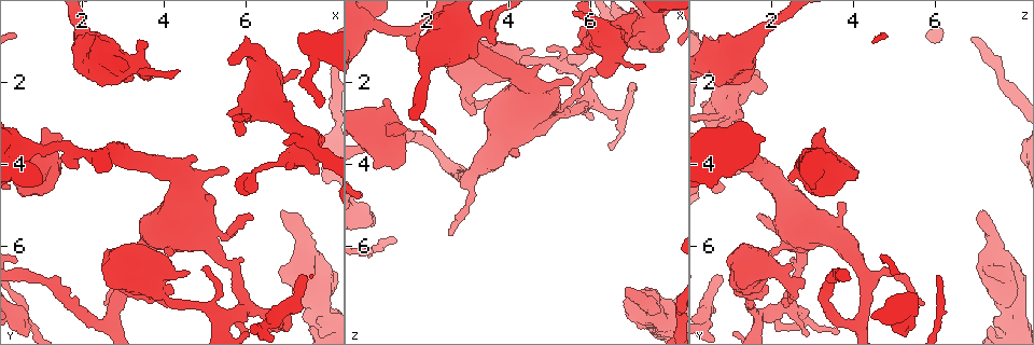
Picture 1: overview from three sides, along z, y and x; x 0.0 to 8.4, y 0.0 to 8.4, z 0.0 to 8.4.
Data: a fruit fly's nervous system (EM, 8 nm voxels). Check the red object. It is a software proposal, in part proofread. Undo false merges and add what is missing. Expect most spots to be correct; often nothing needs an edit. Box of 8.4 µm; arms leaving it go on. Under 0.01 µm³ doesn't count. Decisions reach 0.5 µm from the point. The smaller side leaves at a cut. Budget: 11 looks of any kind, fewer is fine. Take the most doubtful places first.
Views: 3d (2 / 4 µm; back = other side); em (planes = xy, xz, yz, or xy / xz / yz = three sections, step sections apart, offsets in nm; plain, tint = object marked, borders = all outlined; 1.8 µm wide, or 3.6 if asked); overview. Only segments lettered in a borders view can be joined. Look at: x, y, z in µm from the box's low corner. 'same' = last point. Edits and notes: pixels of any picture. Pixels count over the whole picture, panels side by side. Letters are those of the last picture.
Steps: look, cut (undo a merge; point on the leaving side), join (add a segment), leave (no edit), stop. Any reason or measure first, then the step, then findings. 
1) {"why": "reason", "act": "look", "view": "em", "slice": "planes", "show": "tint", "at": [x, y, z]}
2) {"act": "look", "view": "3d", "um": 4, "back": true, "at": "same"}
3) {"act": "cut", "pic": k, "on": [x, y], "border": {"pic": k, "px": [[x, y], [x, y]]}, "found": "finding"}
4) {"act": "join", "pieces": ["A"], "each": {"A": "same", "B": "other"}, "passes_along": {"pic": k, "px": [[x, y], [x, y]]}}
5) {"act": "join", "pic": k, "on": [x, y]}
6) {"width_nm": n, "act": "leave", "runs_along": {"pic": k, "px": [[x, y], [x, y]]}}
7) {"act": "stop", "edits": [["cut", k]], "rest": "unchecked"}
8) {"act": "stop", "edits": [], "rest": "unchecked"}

{"why": "branch stops here", "act": "look", "view": "em", "slice": "planes", "show": "borders", "at": [7.35, 6.65, 0.75]}

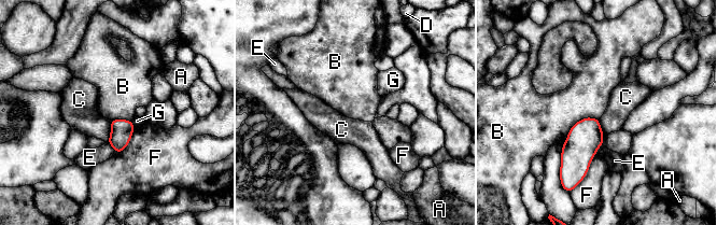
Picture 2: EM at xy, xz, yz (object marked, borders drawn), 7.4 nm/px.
{"longest_contact_nm": ["B", 340], "act": "leave", "each": {"A": "other", "B": "other", "C": "other", "D": "other", "E": "other", "F": "other", "G": "other"}, "border": {"pic": 2, "px": [[599, 118], [577, 121], [562, 145]]}, "found": "none of them fits"}

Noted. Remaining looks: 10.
{"why": "looks like a crossing", "act": "look", "view": "3d", "um": 4, "at": [7.45, 3.35, 0.60]}

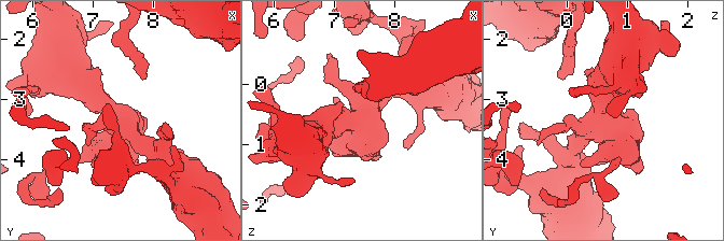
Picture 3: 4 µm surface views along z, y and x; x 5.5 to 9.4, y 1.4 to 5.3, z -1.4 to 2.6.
{"arms": 4, "act": "look", "view": "em", "um": 3.6, "slice": "planes", "show": "borders", "at": [7.45, 3.35, 0.60]}

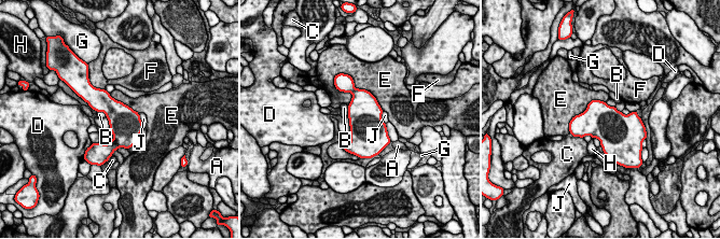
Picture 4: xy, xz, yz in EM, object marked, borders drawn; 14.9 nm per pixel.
{"width_nm": 480, "act": "leave", "each": {"A": "other", "B": "other", "C": "other", "D": "other", "E": "other", "F": "other", "G": "other", "H": "other", "J": "other"}, "border": {"pic": 4, "px": [[347, 116], [350, 132]]}, "found": "one neuron here"}

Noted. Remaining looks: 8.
{"why": "thick end", "act": "look", "view": "em", "slice": "planes", "show": "tint", "at": [1.05, 3.15, 3.30]}

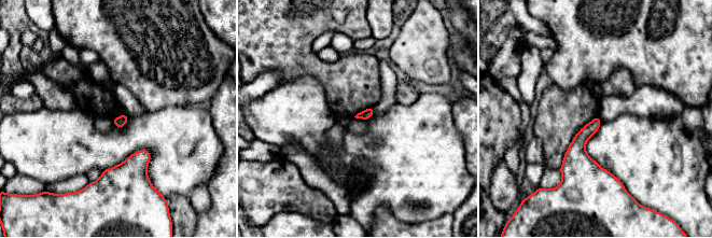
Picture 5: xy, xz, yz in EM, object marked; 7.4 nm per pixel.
{"why": "see the neighbours", "act": "look", "view": "em", "slice": "planes", "show": "borders", "at": "same"}

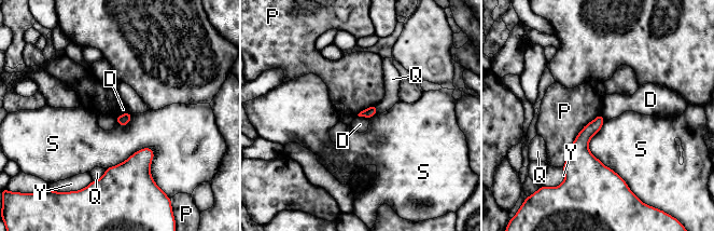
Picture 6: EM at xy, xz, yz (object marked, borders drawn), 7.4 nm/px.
{"act": "leave", "each": {"D": "other", "P": "other", "Q": "other", "S": "other", "Y": "other"}, "border": {"pic": 6, "px": [[128, 111], [116, 117]]}, "found": "no lettered segment goes on from it"}

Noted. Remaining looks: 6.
{"why": "thick end", "act": "look", "view": "em", "slice": "yz", "step": 8, "show": "tint", "at": [4.75, 3.90, 1.55]}

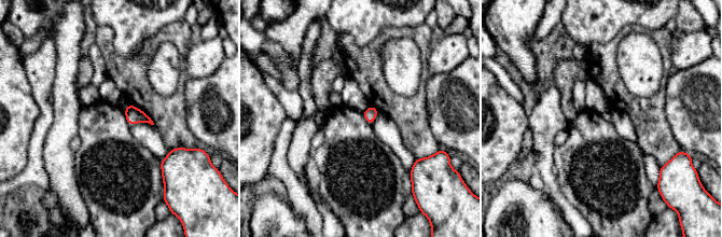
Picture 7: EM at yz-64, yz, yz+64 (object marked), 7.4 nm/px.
{"act": "look", "view": "em", "slice": "yz", "step": 8, "show": "borders", "at": "same"}

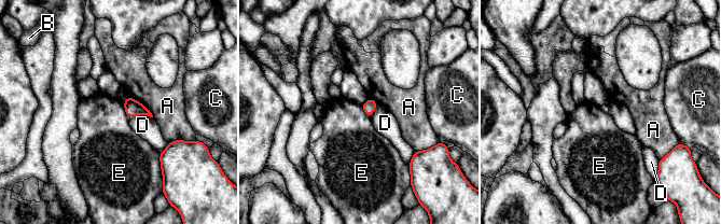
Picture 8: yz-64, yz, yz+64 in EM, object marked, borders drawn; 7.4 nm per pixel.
{"act": "leave", "each": {"A": "other", "B": "other", "C": "other", "D": "other", "E": "other"}, "border": {"pic": 8, "px": [[158, 153], [162, 172]]}, "found": "no lettered segment goes on from it"}

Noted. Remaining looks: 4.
{"act": "stop", "edits": [], "rest": "unchecked"}

